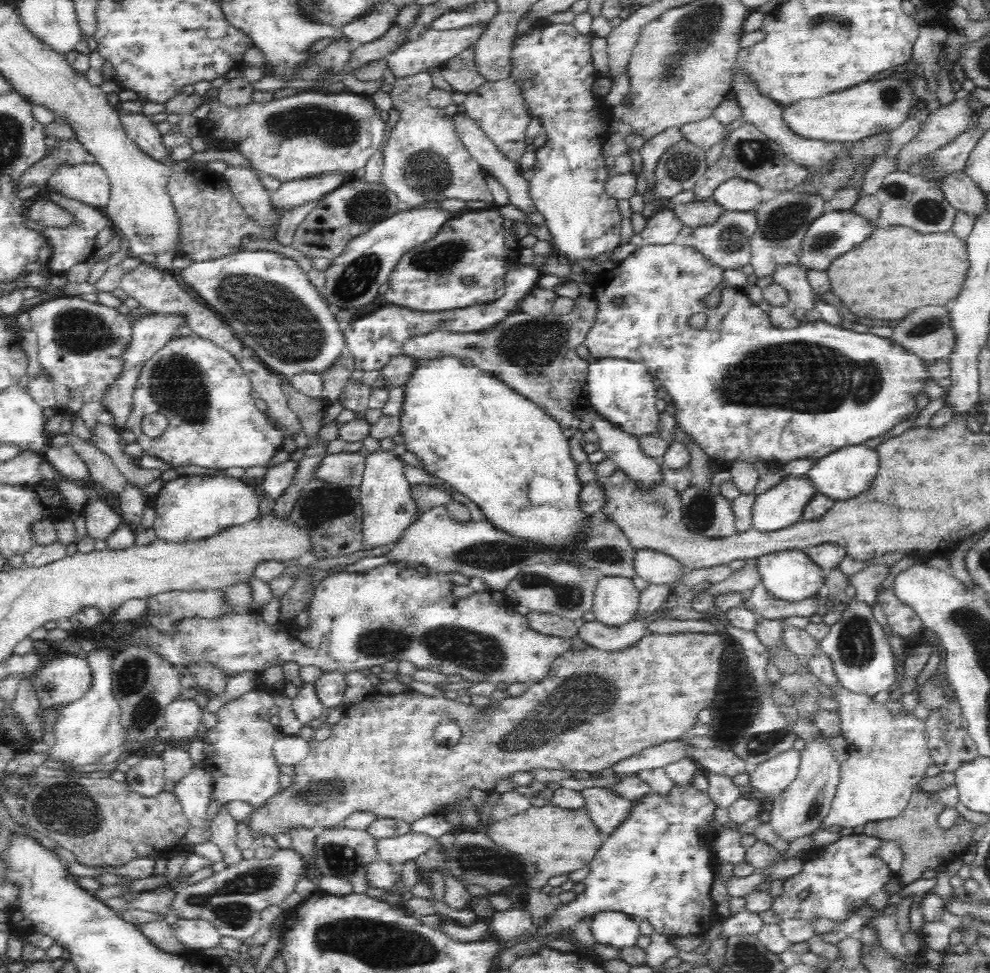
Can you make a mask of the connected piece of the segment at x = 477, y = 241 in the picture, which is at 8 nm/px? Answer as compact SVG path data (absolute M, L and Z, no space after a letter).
M495 206L452 217L434 234L434 238L408 250L400 258L398 265L390 274L389 289L381 300L410 310L430 313L462 309L495 301L504 294L506 273L519 265L520 250L523 248L521 241L516 240L512 233L504 228L503 220Z

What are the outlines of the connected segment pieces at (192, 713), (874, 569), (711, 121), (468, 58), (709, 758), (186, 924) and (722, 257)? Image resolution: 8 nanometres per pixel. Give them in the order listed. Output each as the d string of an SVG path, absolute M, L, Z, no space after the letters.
M176 698L165 710L165 727L170 729L174 740L195 739L201 721L202 708L194 699Z
M883 564L865 565L865 567L849 578L850 593L856 594L856 597L866 602L870 607L878 600L879 591L882 582L886 580L890 566Z
M714 116L698 120L680 128L680 133L683 134L684 139L706 152L714 144L720 141L724 143L729 131L728 126L718 122Z
M468 48L462 54L450 58L440 67L442 78L451 84L454 90L468 94L482 86L487 80L480 76L476 70L476 61L474 61L475 50Z
M691 747L688 758L698 765L705 773L721 774L734 778L745 772L746 763L732 750L720 748L702 749Z
M180 919L172 921L174 932L179 942L187 949L194 951L208 950L219 946L223 938L214 923L200 919Z
M724 211L722 216L711 225L699 226L693 230L688 244L694 247L710 263L724 270L739 270L746 266L751 258L750 238L756 232L756 211Z

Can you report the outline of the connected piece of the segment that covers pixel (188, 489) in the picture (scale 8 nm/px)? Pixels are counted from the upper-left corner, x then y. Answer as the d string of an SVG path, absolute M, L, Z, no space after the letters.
M168 475L162 489L152 497L156 512L153 523L157 540L163 542L196 542L211 538L234 526L241 526L260 517L263 496L257 486L244 479L228 476Z

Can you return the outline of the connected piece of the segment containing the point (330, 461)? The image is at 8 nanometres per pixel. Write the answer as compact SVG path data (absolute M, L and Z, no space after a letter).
M340 452L340 454L330 454L322 459L321 466L318 466L314 474L314 479L359 488L362 471L363 459L360 454Z

